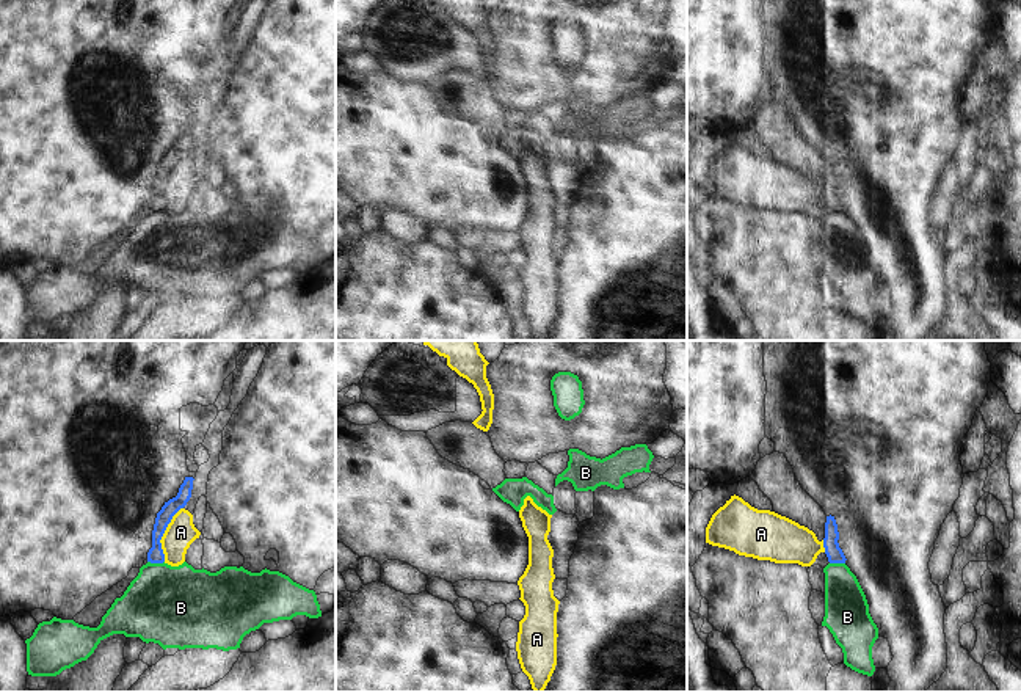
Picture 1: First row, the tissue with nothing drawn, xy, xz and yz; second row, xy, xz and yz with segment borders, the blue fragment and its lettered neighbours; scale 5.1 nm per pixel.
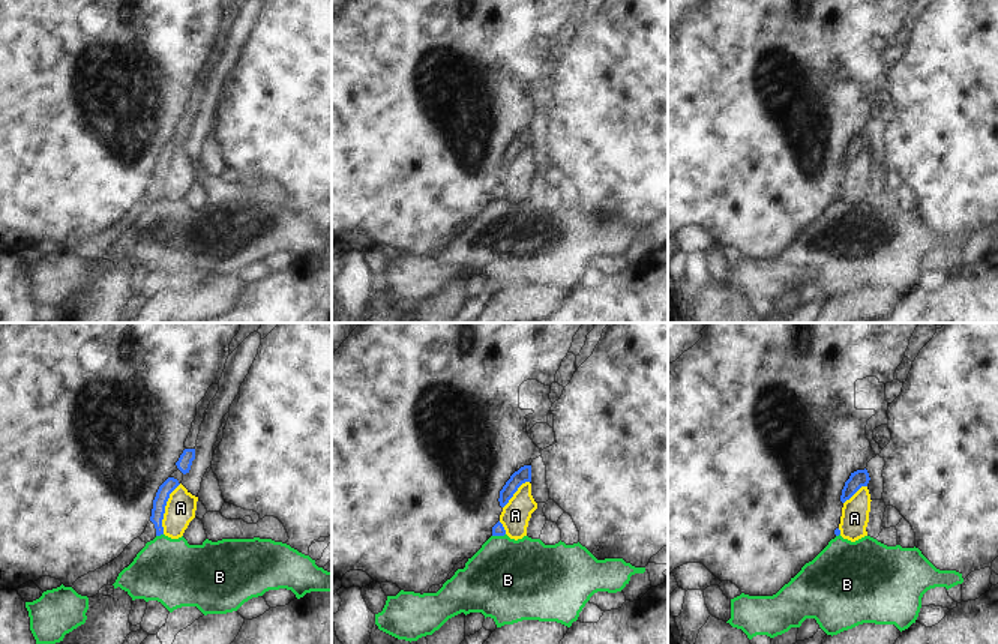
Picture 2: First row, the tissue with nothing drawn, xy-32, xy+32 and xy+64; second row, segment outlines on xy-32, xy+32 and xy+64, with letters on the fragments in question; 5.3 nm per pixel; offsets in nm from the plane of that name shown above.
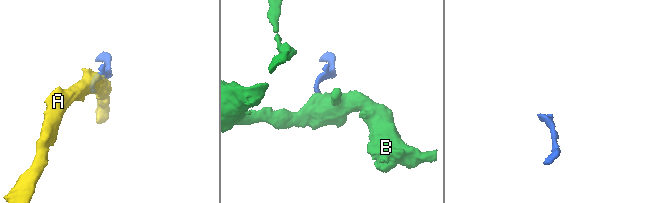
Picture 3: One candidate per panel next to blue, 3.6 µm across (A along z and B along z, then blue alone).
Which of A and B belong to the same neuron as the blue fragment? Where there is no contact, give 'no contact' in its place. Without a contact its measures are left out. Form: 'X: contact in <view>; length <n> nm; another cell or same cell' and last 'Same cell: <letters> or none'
A: contact in xy; length 300 nm; another cell
B: contact in xy; length 90 nm; another cell
Same cell: none

